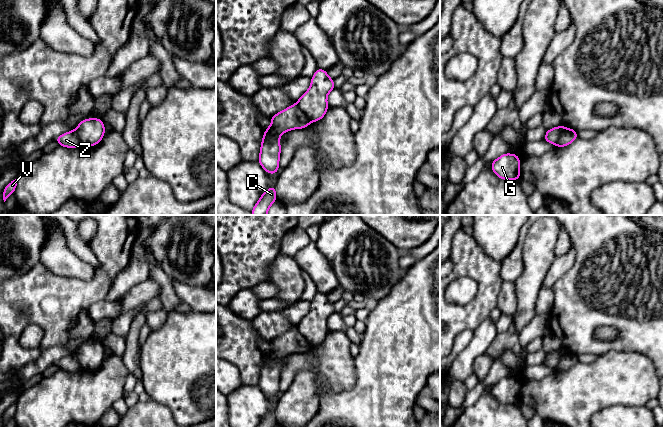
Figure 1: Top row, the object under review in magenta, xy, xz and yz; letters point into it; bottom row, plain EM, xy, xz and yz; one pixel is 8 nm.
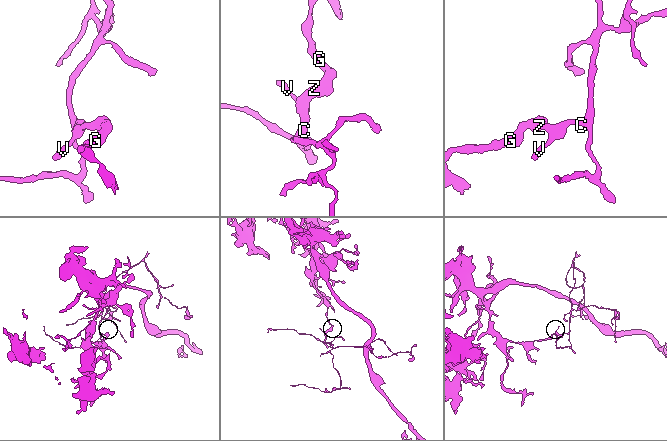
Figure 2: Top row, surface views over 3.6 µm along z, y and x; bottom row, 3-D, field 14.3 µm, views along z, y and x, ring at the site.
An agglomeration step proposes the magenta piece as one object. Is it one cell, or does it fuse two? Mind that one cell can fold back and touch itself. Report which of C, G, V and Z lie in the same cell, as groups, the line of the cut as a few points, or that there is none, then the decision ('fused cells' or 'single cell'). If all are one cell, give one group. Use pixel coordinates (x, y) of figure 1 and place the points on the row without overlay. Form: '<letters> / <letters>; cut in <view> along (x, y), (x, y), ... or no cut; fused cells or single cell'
C V Z / G; cut in xz along (296, 327), (311, 345); fused cells

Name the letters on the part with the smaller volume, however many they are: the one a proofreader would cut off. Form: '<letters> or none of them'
C, V, Z

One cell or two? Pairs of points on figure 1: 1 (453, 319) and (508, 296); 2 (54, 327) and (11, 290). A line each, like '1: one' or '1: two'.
1: two
2: one

